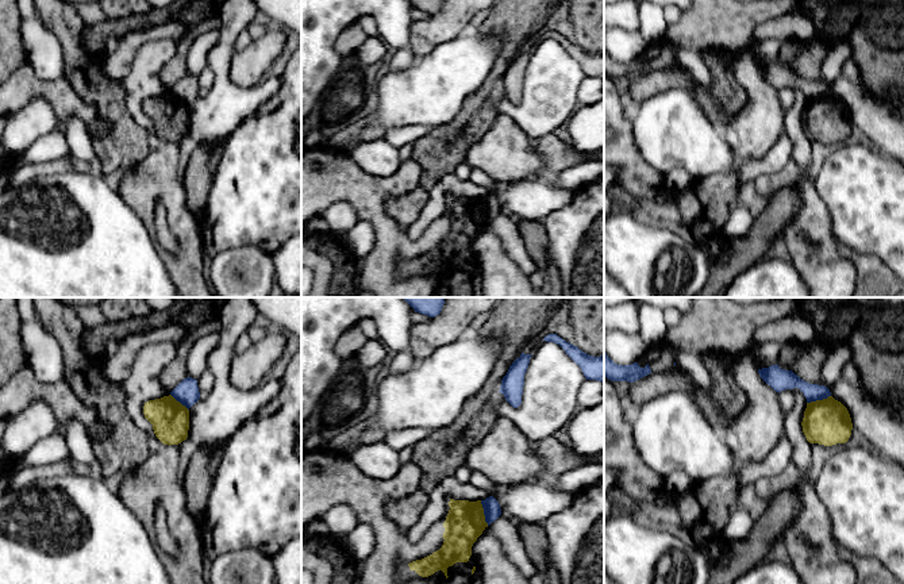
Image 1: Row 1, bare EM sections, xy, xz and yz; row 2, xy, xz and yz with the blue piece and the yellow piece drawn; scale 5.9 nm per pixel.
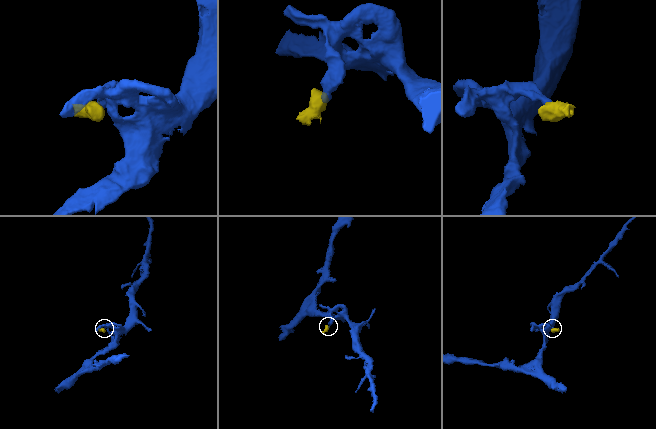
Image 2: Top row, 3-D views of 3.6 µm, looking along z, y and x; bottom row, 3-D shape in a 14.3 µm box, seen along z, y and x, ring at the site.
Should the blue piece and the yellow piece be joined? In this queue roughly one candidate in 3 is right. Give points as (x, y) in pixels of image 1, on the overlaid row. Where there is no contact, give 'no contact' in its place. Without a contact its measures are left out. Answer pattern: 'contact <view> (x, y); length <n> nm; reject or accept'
contact xz (484, 513); length 160 nm; reject

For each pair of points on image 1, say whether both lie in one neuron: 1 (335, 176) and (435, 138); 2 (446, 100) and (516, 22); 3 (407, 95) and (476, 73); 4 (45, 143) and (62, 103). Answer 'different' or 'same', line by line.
1: different
2: different
3: same
4: different

